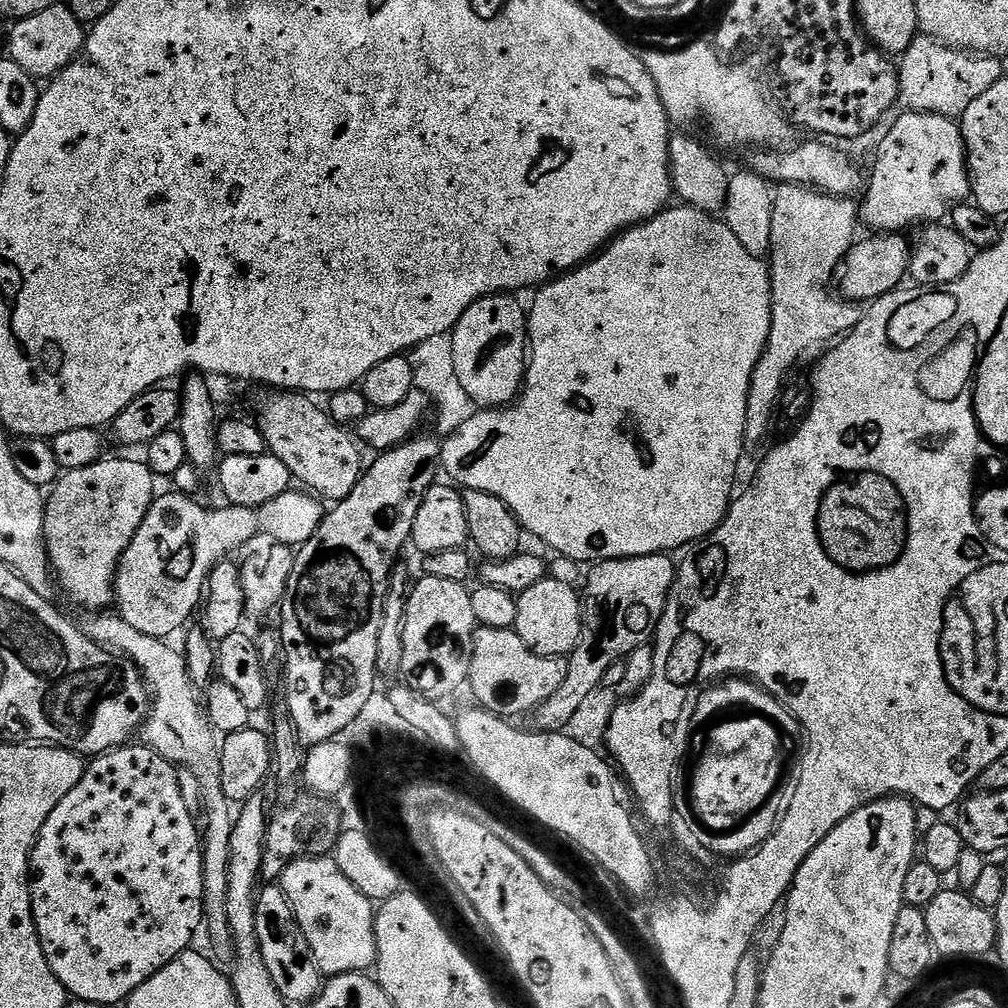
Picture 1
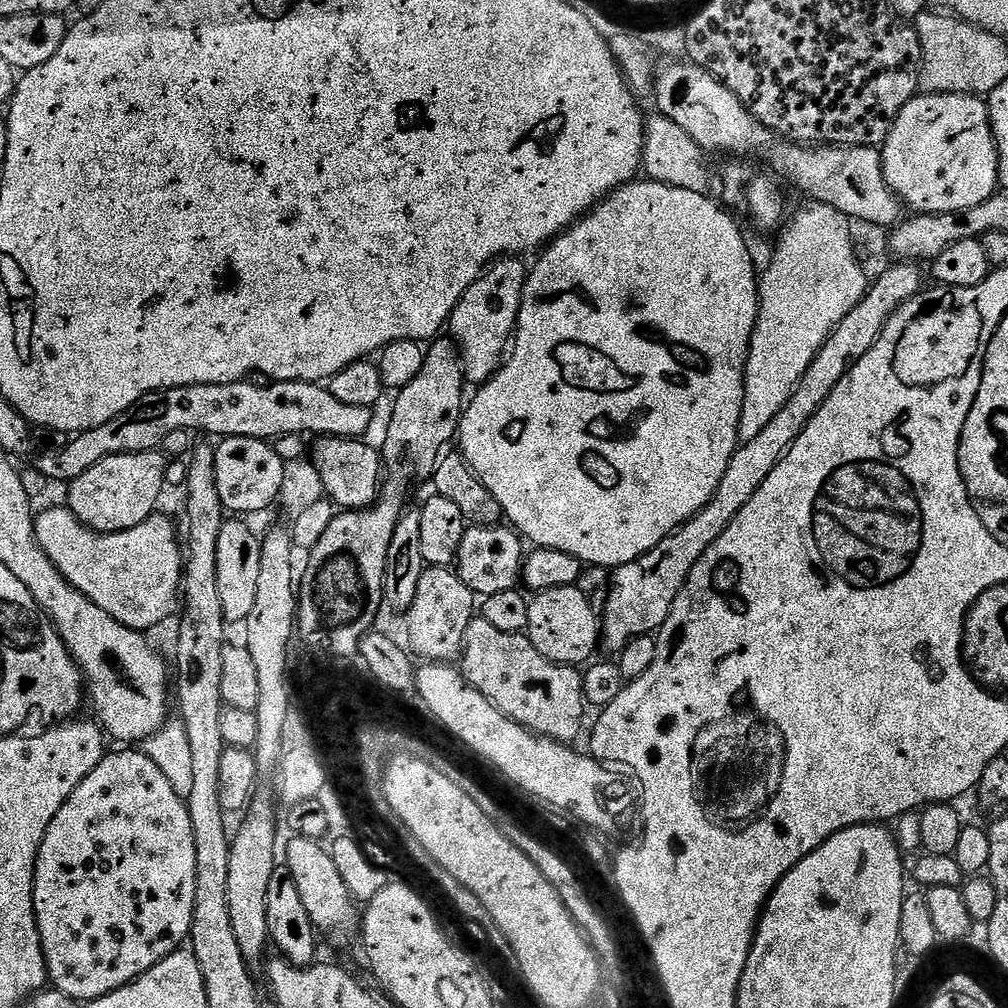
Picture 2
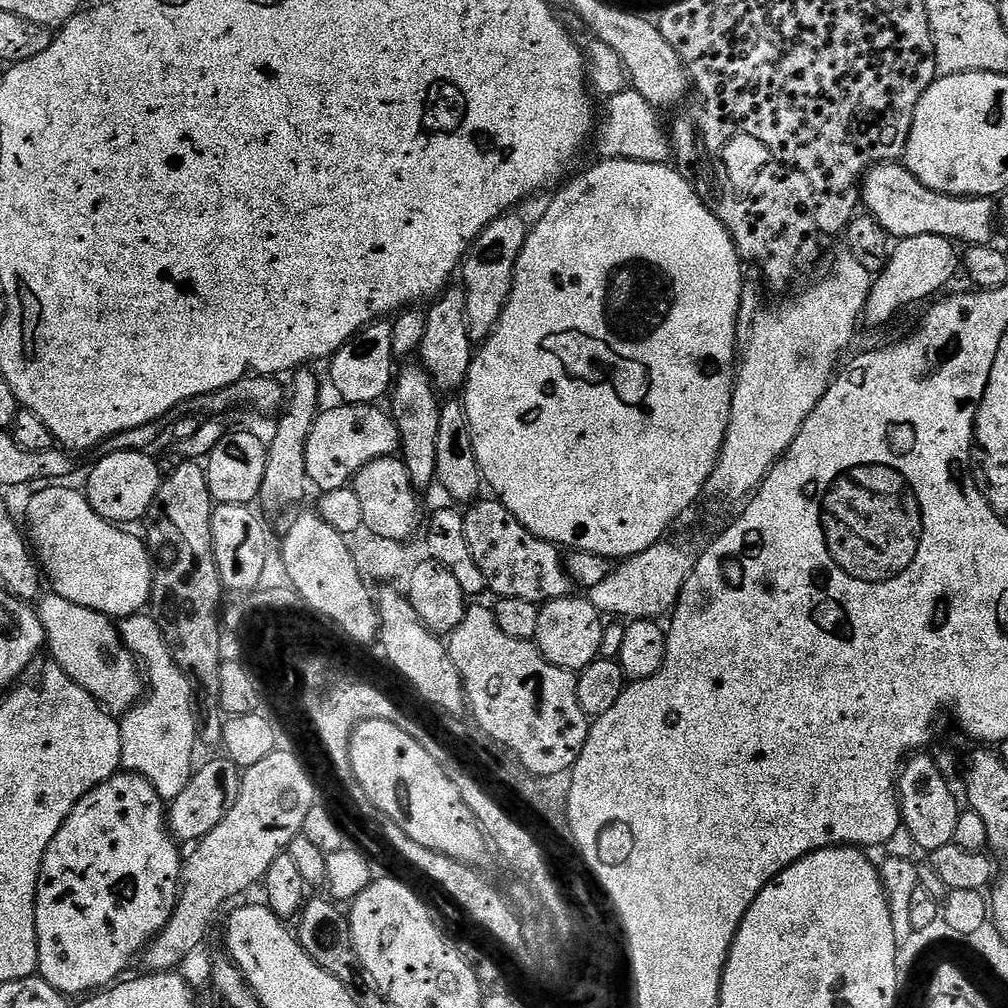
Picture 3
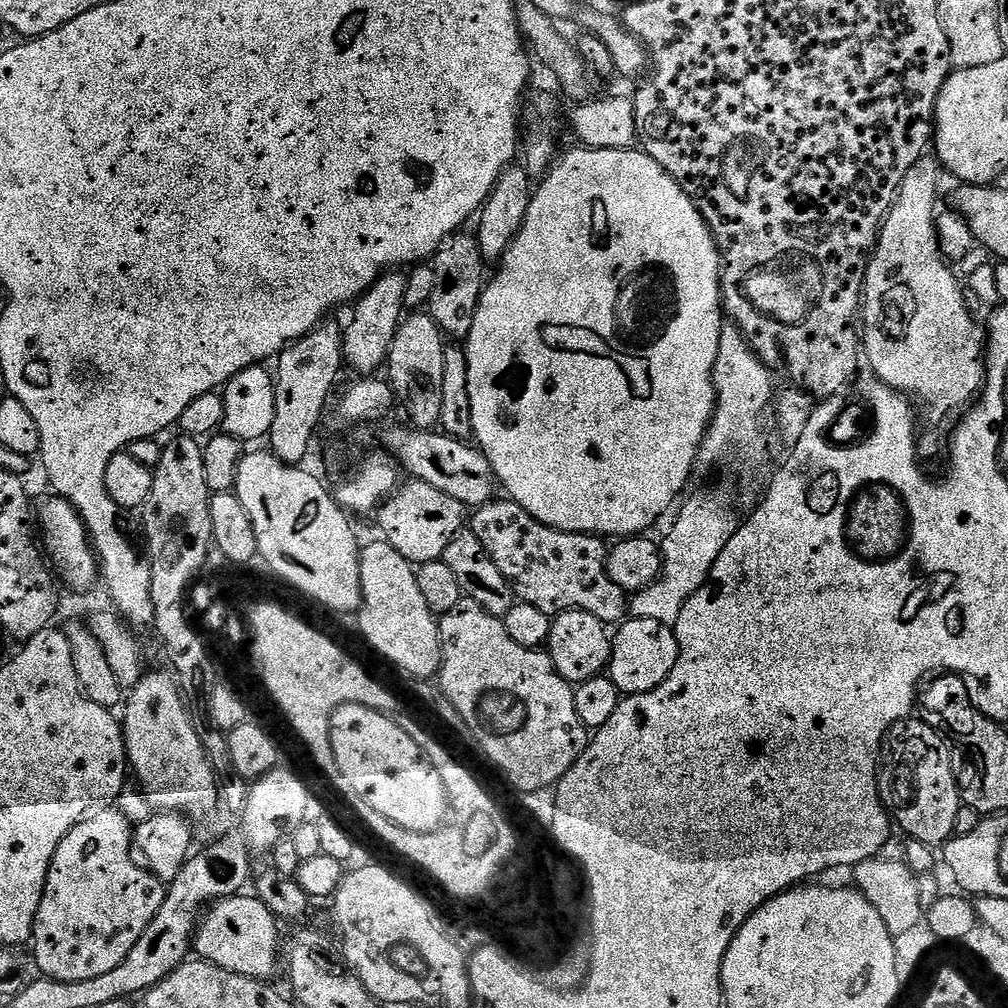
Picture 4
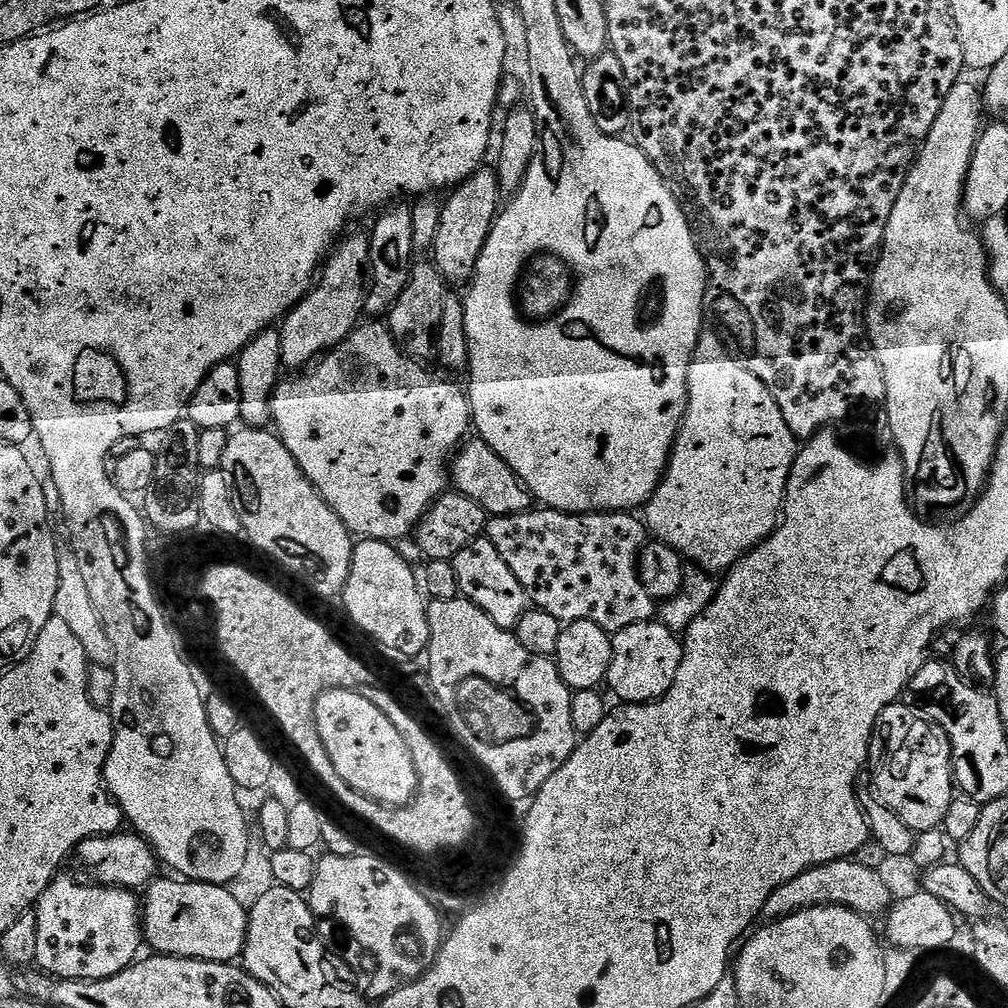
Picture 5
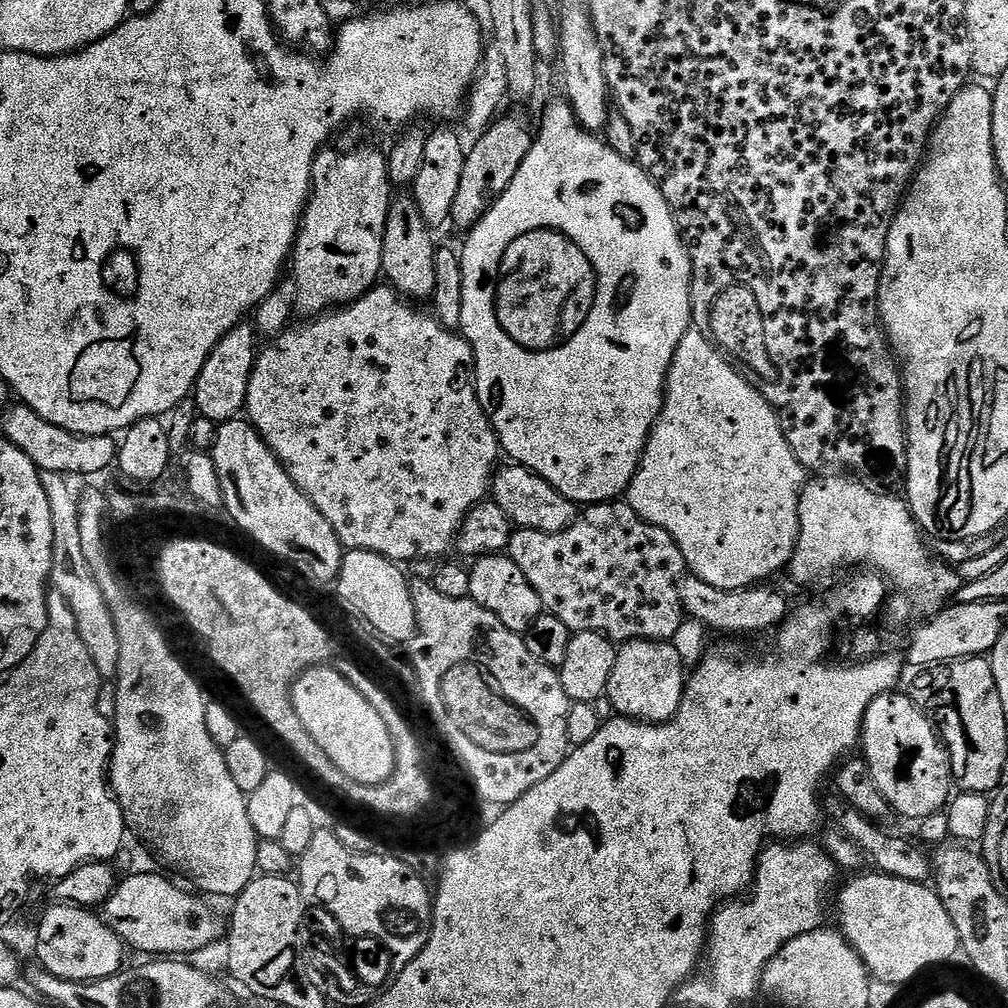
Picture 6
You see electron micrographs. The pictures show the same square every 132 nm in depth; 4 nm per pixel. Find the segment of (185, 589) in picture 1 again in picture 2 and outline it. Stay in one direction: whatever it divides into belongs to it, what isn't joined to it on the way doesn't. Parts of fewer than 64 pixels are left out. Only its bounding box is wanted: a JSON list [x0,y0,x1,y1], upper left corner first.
[35,506,185,630]

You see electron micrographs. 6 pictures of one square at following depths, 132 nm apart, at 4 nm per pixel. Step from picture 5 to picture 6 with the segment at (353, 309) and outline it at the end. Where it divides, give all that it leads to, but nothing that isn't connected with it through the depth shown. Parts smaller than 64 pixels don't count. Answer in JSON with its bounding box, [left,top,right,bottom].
[290,144,394,318]

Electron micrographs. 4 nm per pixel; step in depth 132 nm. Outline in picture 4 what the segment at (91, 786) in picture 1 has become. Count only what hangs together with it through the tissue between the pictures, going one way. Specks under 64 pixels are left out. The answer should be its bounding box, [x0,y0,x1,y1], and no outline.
[30,806,166,983]

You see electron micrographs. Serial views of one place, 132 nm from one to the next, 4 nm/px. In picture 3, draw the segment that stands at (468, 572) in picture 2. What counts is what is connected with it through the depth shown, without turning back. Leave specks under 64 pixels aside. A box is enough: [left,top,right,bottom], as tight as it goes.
[464,498,574,606]

